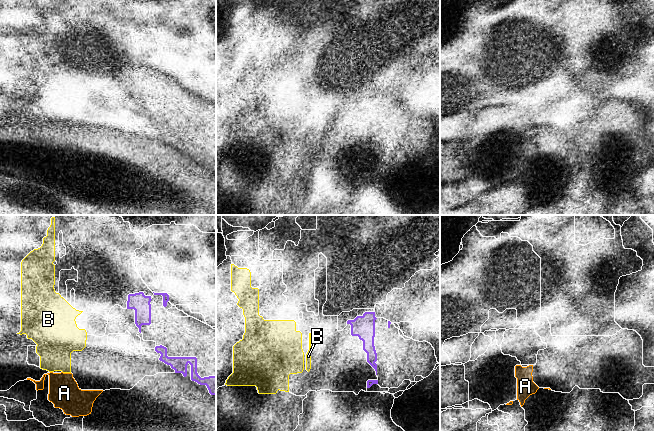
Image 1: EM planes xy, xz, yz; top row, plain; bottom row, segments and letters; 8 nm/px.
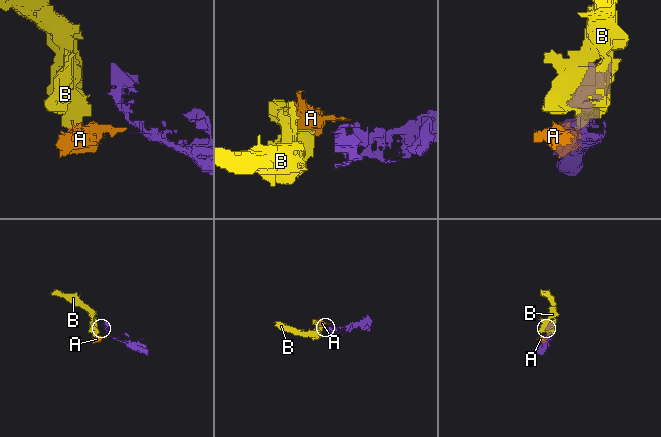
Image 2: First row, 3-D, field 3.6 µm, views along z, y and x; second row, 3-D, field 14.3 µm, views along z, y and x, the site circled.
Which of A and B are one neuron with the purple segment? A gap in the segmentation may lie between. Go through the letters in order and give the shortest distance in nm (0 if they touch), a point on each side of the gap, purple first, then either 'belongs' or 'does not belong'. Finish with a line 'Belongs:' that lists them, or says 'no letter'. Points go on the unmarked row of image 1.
A: 500 nm apart; from purple across xy (159, 135), (102, 166); does not belong
B: 300 nm apart; from purple across xz (347, 99), (310, 109); belongs
Belongs: B

